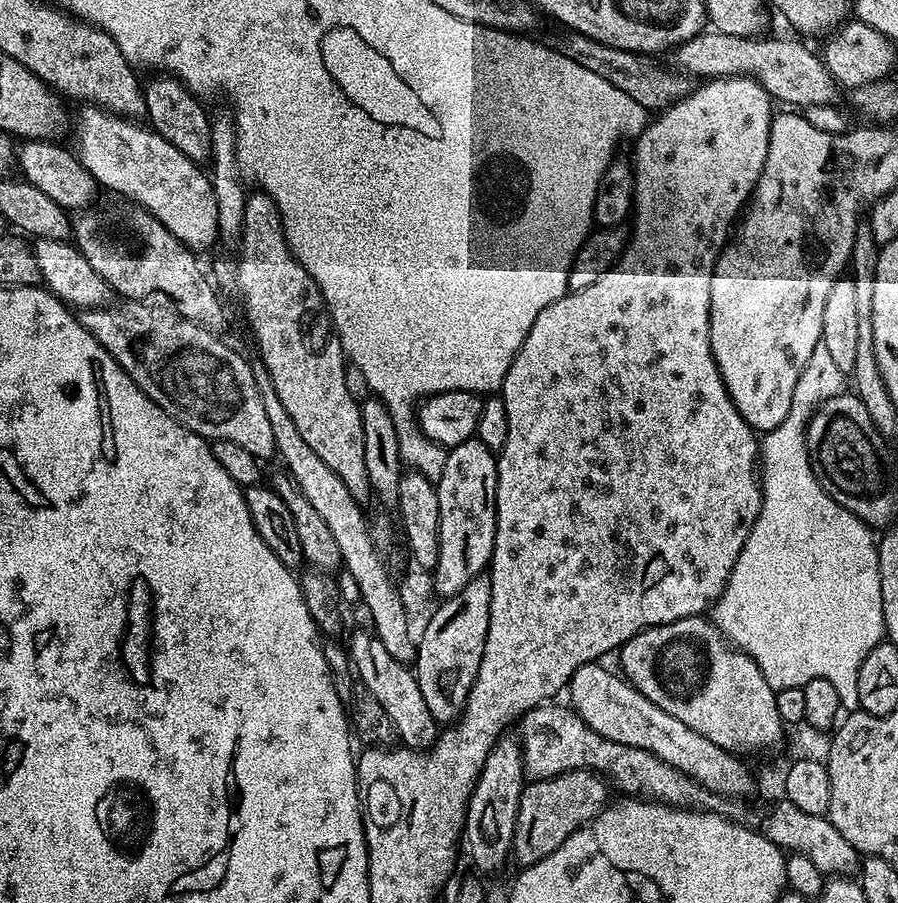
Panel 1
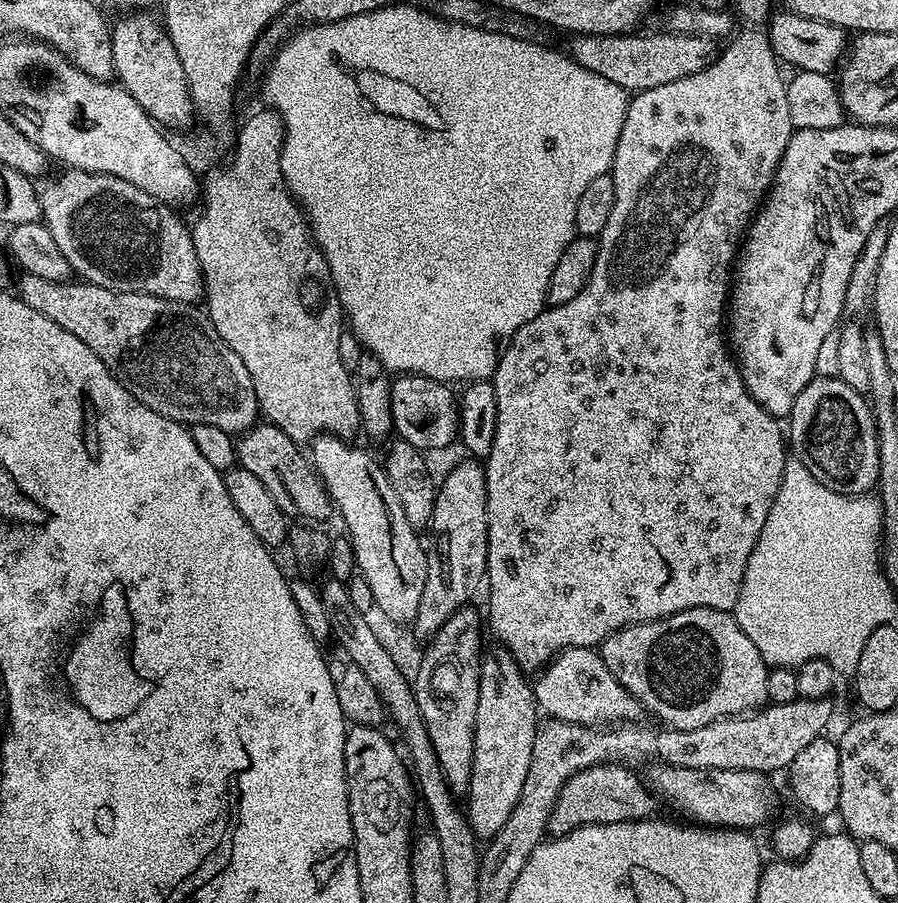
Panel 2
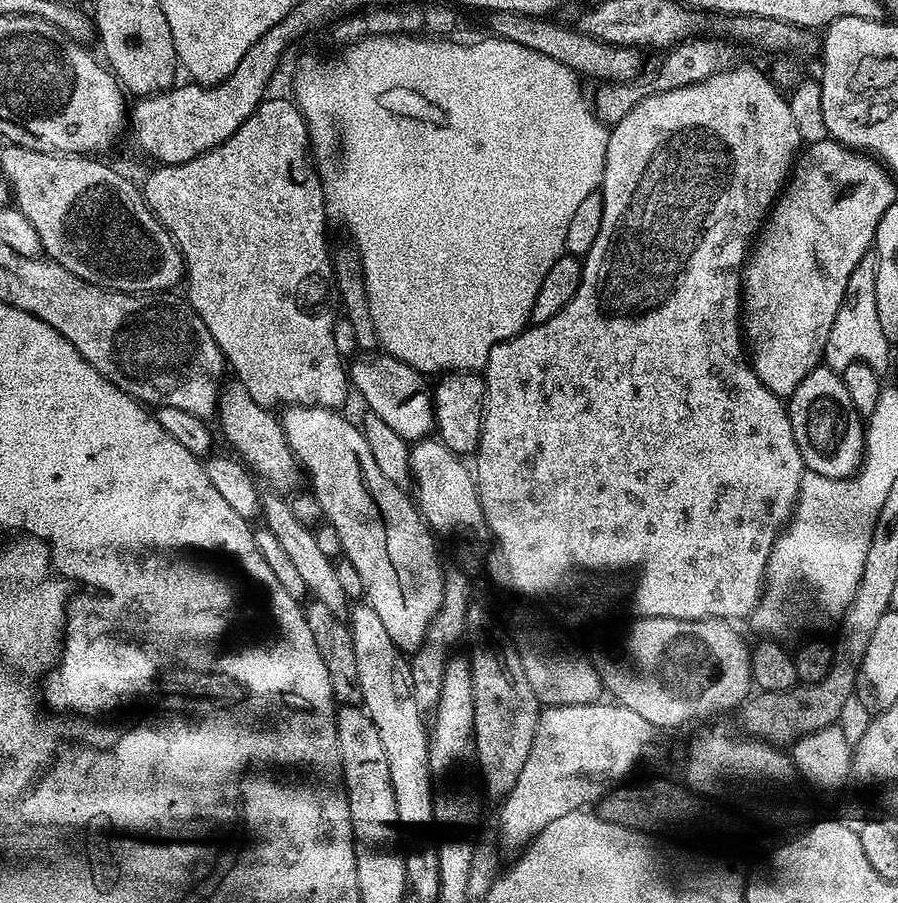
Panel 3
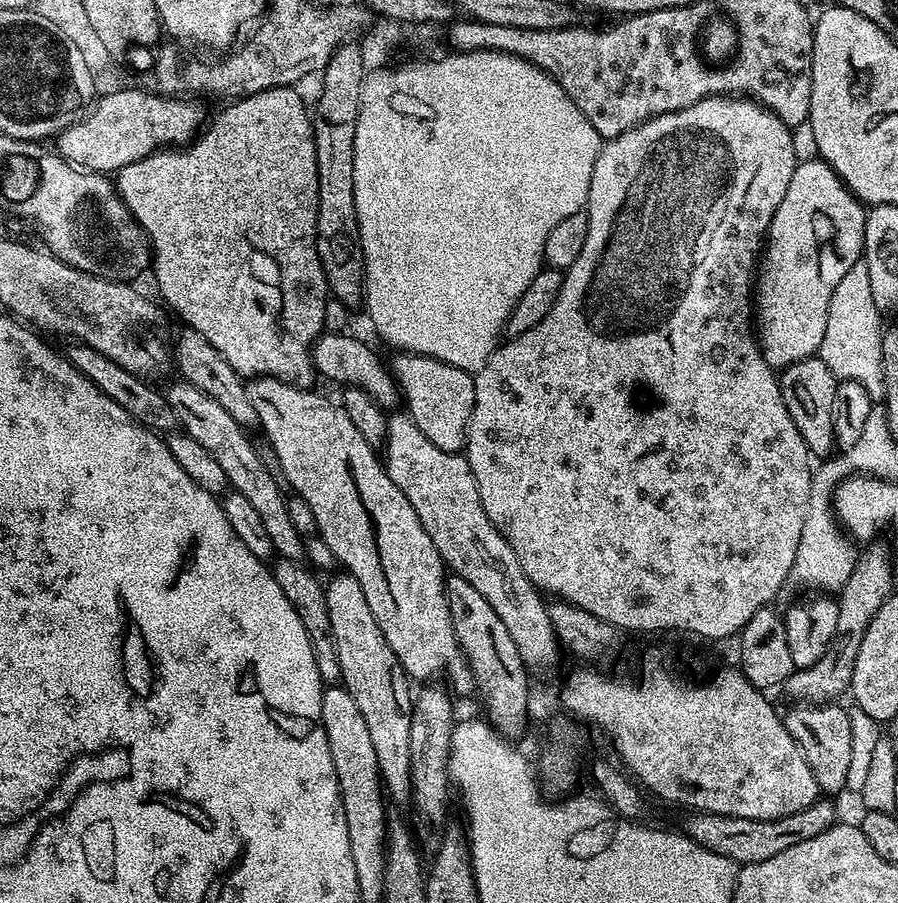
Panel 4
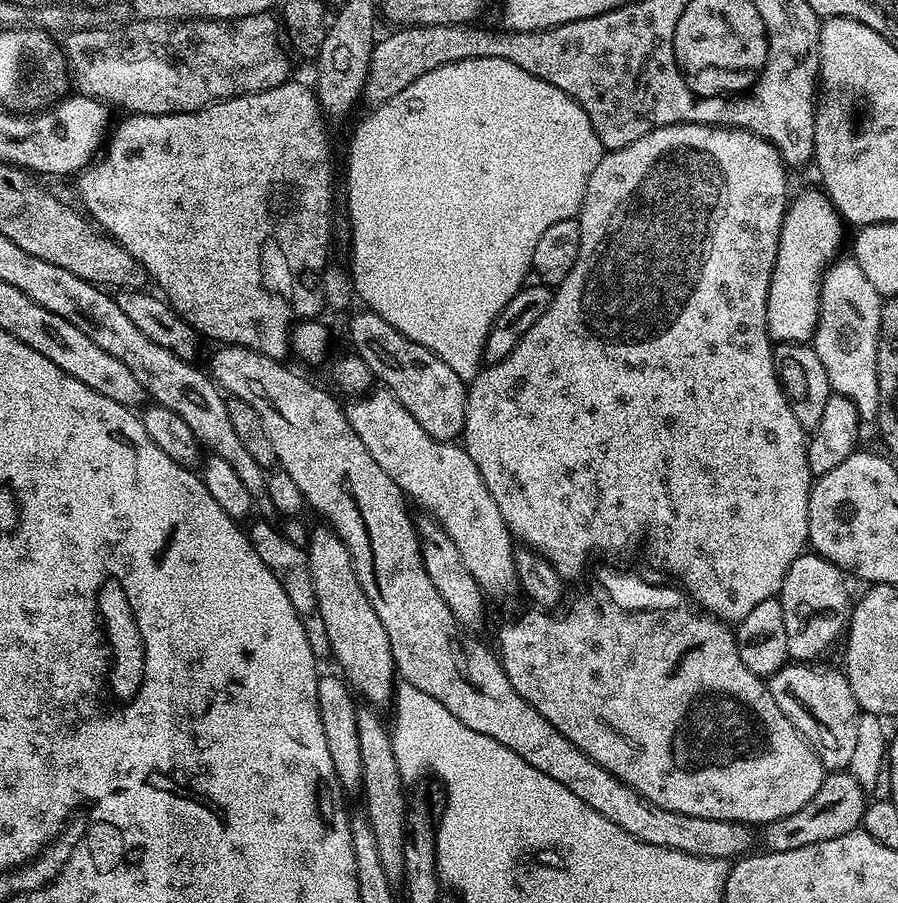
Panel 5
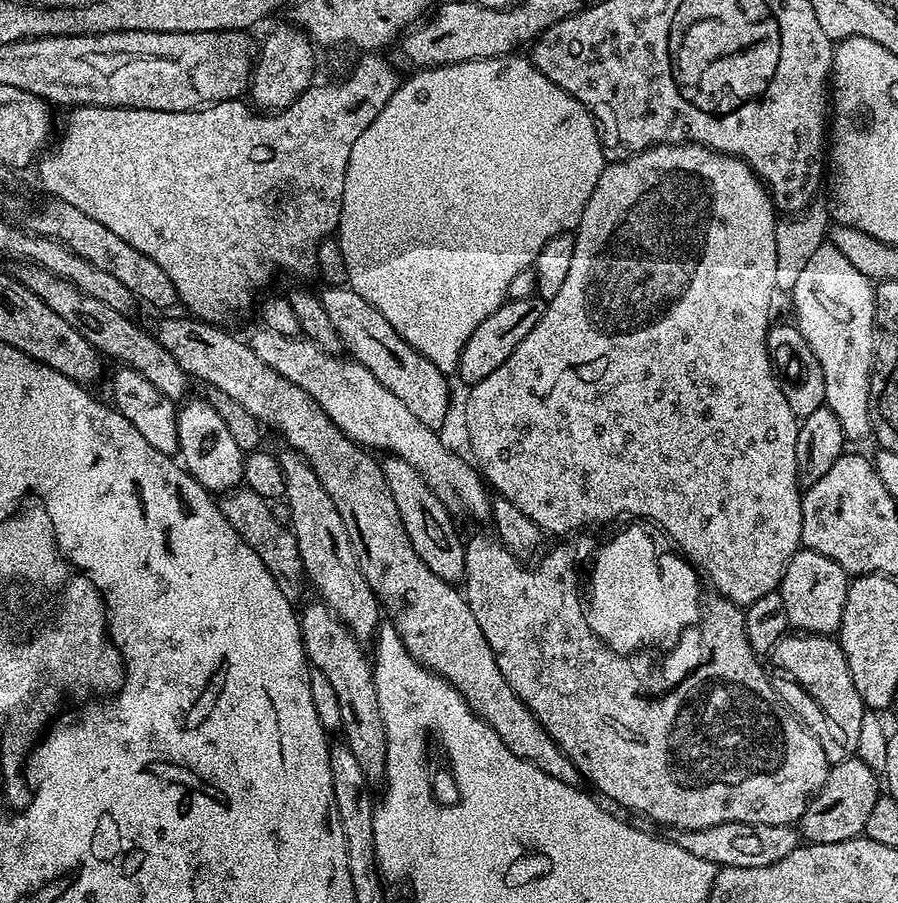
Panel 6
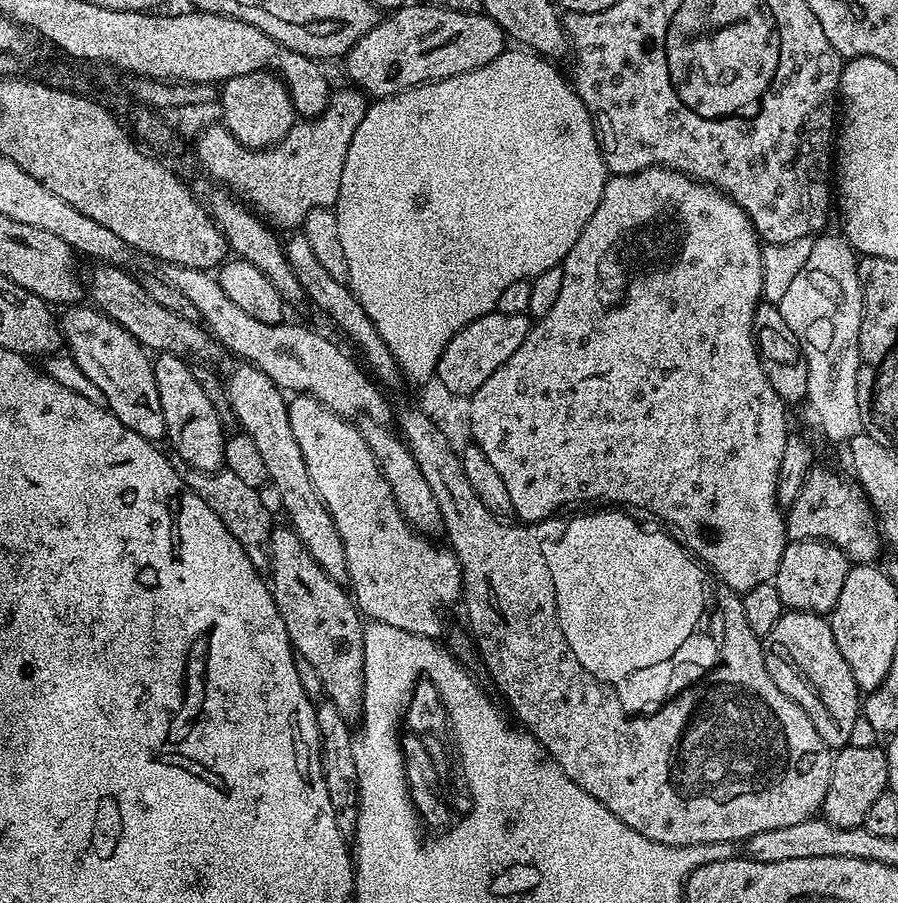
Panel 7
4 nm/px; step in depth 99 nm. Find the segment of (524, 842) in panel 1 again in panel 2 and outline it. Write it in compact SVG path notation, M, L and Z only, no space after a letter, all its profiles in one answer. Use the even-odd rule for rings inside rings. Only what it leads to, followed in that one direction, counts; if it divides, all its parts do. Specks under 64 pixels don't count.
M623 763L595 764L576 772L562 786L554 810L548 819L548 832L553 837L564 836L576 828L591 824L621 824L635 820L647 820L658 805L657 797L643 779L632 773Z

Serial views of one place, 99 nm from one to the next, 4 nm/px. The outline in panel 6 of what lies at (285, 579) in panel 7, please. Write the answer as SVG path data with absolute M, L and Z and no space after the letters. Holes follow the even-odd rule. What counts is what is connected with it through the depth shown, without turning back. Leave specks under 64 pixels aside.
M323 602L308 604L299 609L300 637L304 653L313 669L326 674L326 679L338 697L342 710L339 731L344 732L343 743L350 746L354 758L362 766L362 774L370 782L384 779L386 770L386 734L382 722L382 709L378 707L378 690L374 690L373 661L364 653L365 645L333 614Z

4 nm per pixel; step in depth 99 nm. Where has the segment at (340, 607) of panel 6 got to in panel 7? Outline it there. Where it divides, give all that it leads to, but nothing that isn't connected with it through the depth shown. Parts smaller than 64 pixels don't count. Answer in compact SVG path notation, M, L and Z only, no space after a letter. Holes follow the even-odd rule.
M240 362L237 365L228 378L226 376L228 400L235 423L240 423L242 432L258 446L270 484L279 489L283 511L292 519L290 527L296 537L304 543L306 550L310 550L314 562L318 562L318 566L322 566L326 574L330 574L330 578L343 581L348 575L344 543L338 534L338 526L334 526L334 518L330 518L330 510L326 510L322 498L314 490L314 482L310 482L306 460L302 458L302 450L294 438L294 430L290 430L285 393L252 364Z

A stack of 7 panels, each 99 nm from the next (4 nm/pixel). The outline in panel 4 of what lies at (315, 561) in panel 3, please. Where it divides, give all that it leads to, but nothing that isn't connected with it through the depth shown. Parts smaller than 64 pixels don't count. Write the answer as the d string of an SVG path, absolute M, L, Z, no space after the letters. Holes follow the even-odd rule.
M176 378L169 388L163 389L163 393L174 410L179 427L187 432L190 438L194 438L194 442L199 442L203 448L210 450L210 454L214 454L218 466L226 470L231 491L242 494L255 507L256 513L266 526L275 551L285 560L299 561L305 555L305 537L294 528L294 523L290 522L286 494L278 489L277 483L270 478L269 471L259 457L257 445L252 445L244 433L247 431L241 424L234 422L234 418L230 418L230 414L226 414L226 410L222 410L222 406L218 406L214 398L210 398L210 394L206 394L186 379Z

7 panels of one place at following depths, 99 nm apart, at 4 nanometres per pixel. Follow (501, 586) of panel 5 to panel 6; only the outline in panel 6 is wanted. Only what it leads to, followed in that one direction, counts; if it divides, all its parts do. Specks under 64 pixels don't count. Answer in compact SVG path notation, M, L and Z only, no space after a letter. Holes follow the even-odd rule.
M257 326L247 341L254 354L258 354L270 370L278 370L286 382L302 386L302 390L306 390L306 394L310 394L310 398L318 402L321 410L332 419L334 426L338 426L338 430L347 434L354 443L368 450L388 448L384 450L410 462L449 512L465 512L476 520L489 519L489 489L479 471L467 459L464 461L458 453L451 452L440 441L441 433L437 429L422 426L422 422L414 418L414 413L395 394L390 394L390 390L386 390L386 386L382 386L366 366L343 355L327 353L313 340L278 334L278 330L263 326Z

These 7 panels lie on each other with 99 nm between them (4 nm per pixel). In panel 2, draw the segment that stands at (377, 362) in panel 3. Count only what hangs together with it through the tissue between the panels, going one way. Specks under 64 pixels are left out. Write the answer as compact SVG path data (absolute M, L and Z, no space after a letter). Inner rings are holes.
M400 374L392 380L392 426L395 435L421 450L444 448L451 440L457 439L460 431L460 409L458 396L451 392L449 385L442 380L431 380L428 376Z

